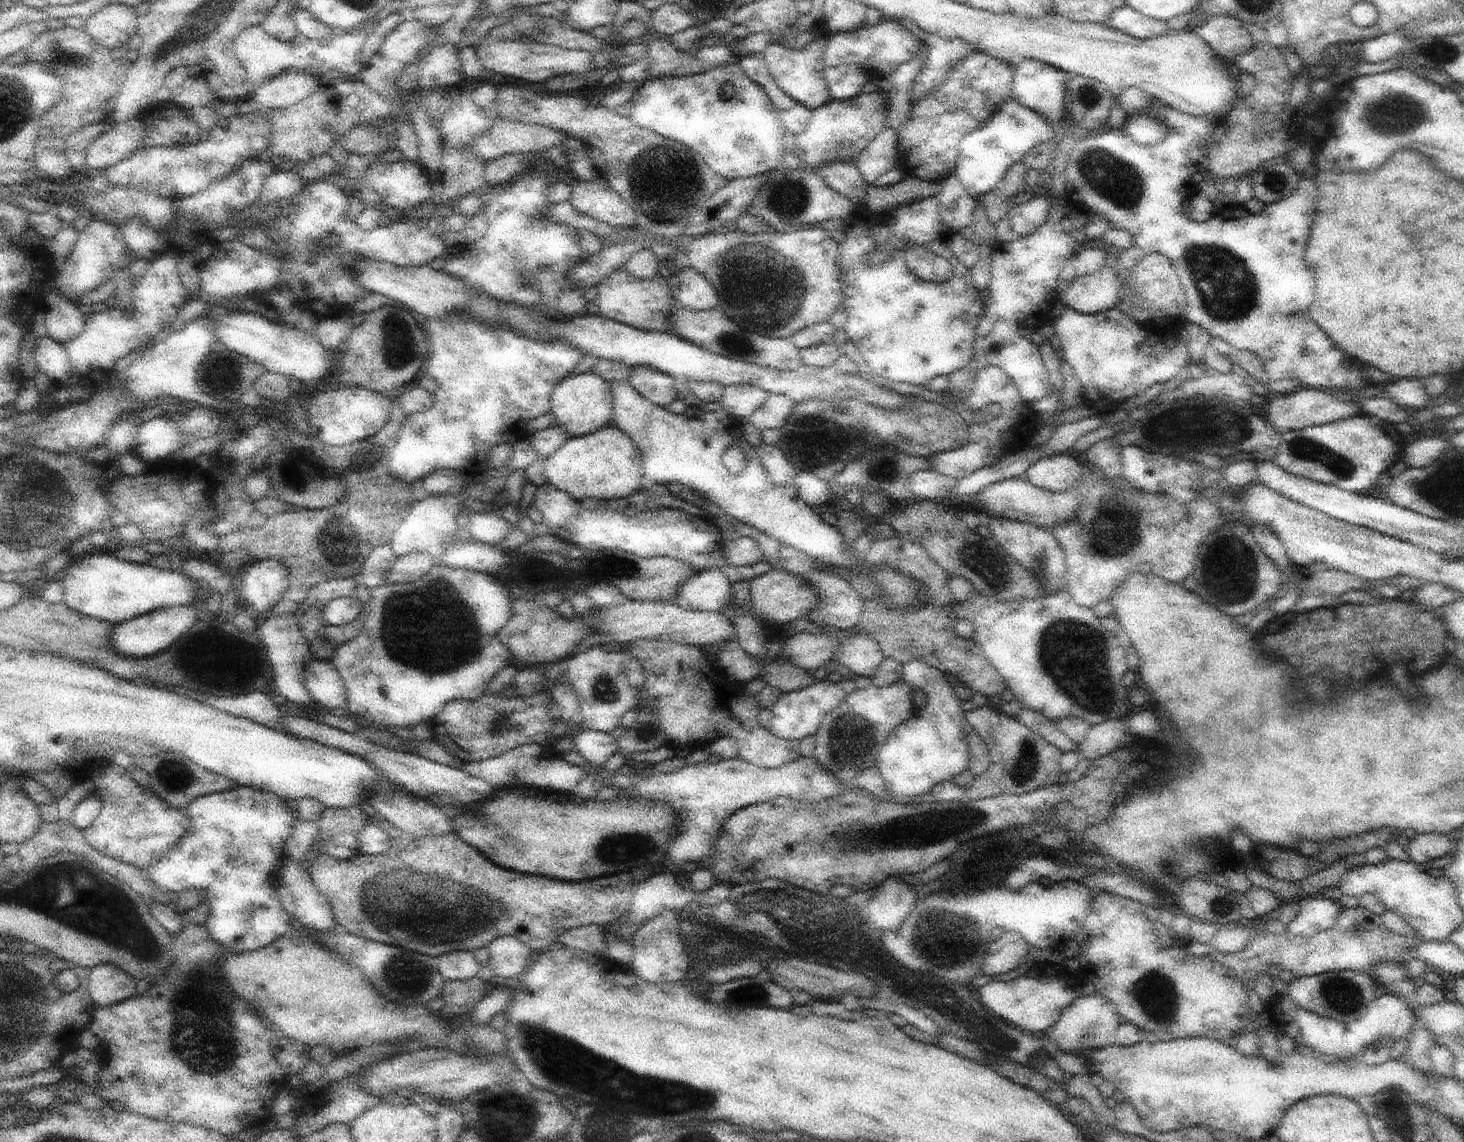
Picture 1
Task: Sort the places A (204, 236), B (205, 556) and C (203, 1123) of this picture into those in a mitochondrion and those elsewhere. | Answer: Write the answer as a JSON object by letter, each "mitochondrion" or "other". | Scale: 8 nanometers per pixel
{"A":"other","B":"other","C":"other"}

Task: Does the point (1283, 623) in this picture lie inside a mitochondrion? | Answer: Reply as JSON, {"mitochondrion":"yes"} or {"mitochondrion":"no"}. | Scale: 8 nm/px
{"mitochondrion":"no"}

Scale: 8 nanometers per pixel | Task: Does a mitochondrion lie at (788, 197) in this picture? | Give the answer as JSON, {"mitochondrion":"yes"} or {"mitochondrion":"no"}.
{"mitochondrion":"yes"}

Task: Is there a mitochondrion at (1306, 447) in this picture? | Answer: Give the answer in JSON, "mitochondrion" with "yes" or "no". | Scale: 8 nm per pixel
{"mitochondrion":"yes"}

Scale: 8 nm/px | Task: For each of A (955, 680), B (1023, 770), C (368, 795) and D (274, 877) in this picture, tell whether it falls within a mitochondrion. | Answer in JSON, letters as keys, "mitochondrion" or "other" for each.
{"A":"other","B":"mitochondrion","C":"other","D":"other"}

